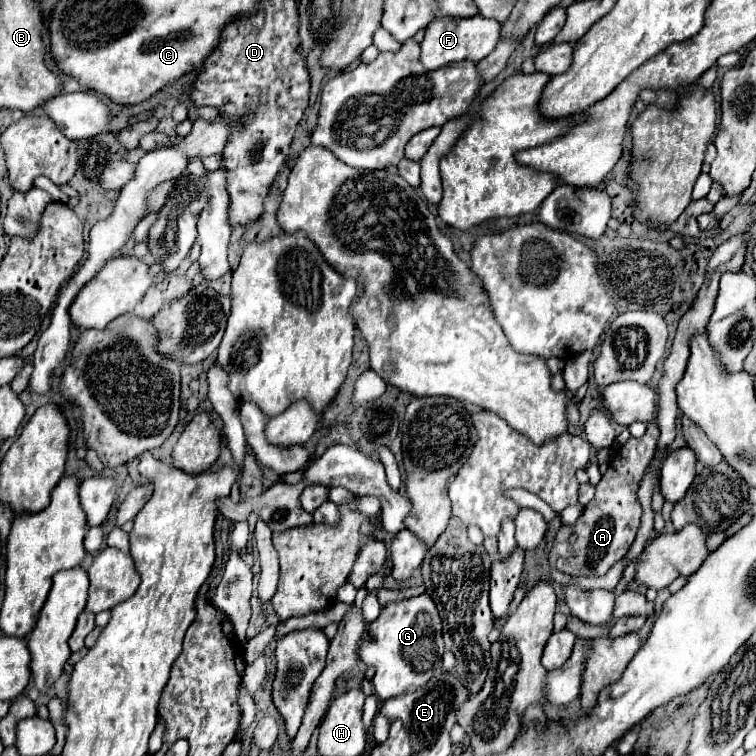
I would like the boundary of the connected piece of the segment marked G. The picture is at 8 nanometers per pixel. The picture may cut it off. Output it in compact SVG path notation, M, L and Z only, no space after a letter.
M426 593L386 603L378 615L378 619L368 627L368 635L360 645L360 659L374 667L374 693L380 701L412 693L414 689L422 687L434 673L442 667L442 619L436 611L434 601Z

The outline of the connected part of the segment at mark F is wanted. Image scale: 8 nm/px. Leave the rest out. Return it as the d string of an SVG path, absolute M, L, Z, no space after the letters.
M474 15L468 19L458 19L458 17L438 17L426 27L424 41L420 43L422 55L420 61L426 69L440 69L448 63L456 61L482 61L488 57L496 43L502 37L502 25L496 19L486 19L482 15Z

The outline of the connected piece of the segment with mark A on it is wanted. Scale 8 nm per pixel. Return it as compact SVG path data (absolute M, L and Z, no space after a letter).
M648 425L644 437L640 439L630 437L624 447L616 449L616 453L610 459L608 471L596 485L596 497L584 507L584 513L578 517L572 529L578 535L576 543L568 541L570 529L560 527L554 547L550 551L550 567L572 577L604 577L608 569L628 553L642 517L642 507L636 499L638 481L654 455L658 437L660 437L658 425Z

